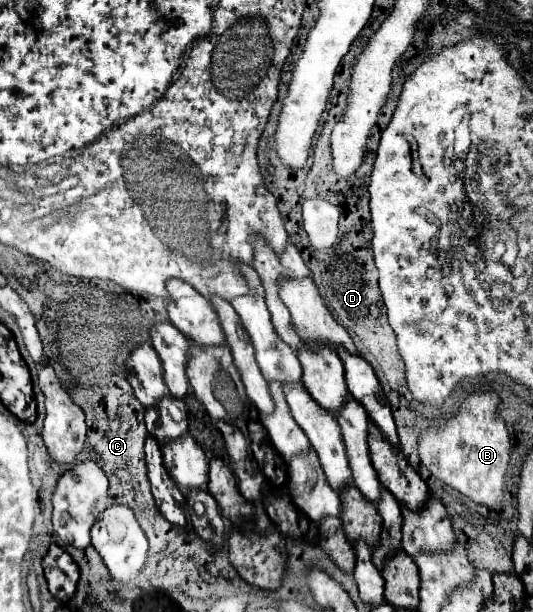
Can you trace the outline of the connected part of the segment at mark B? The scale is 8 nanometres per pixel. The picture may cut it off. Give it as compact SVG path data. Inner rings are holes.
M494 393L470 395L456 417L452 417L444 429L430 429L420 437L418 451L422 463L440 481L470 497L472 501L494 509L506 501L506 481L510 465L510 437L504 421L496 415L498 397Z

